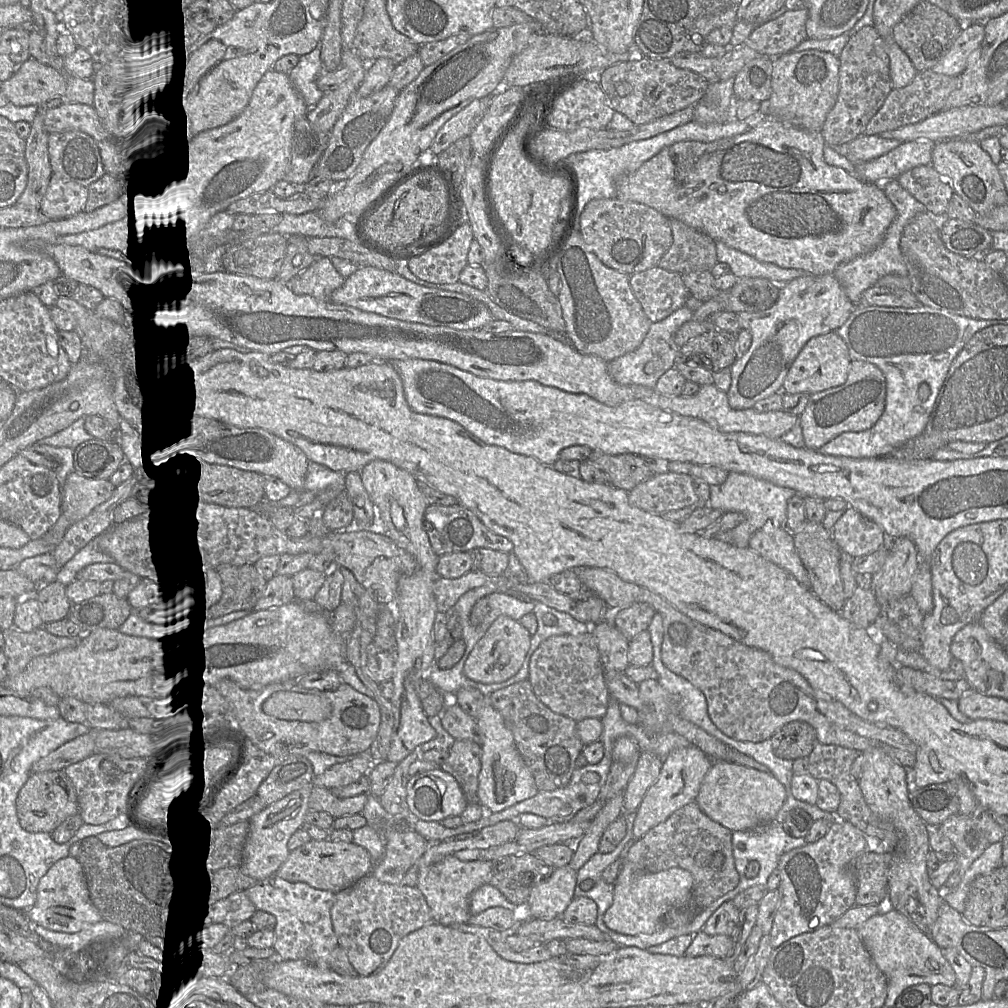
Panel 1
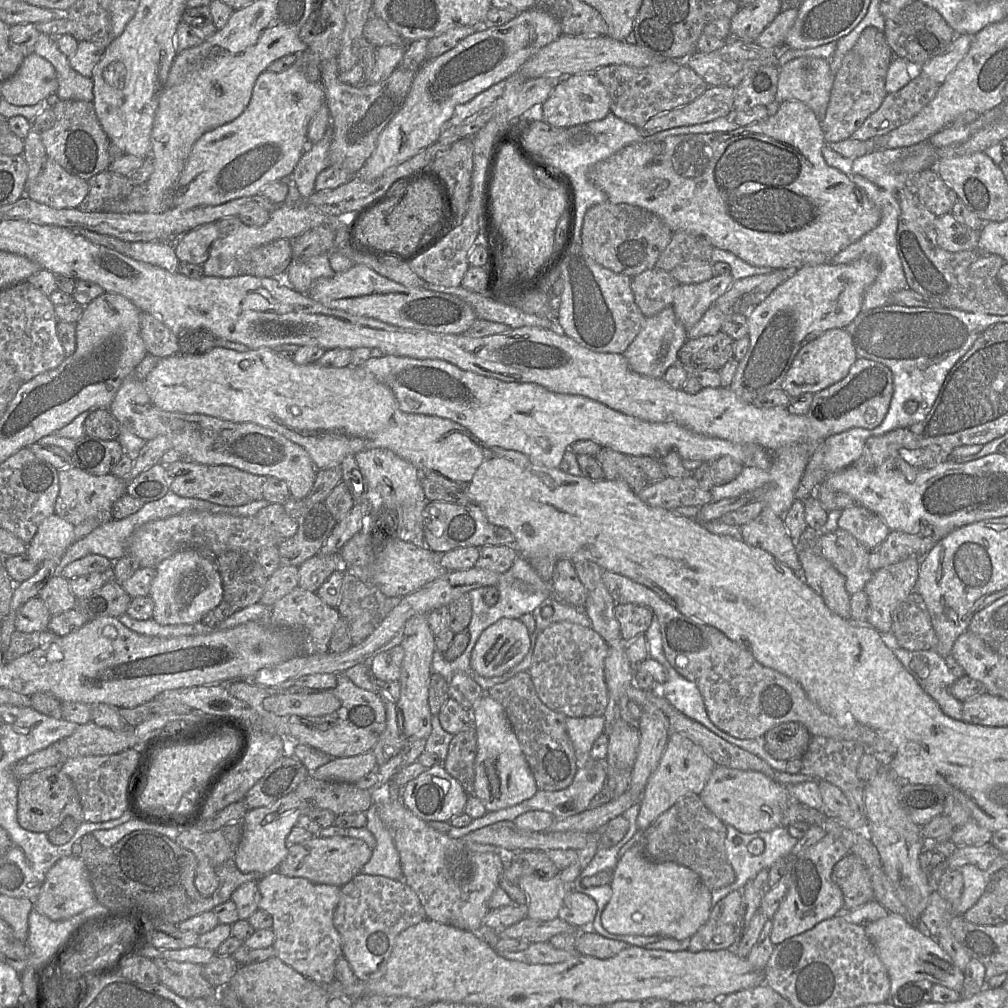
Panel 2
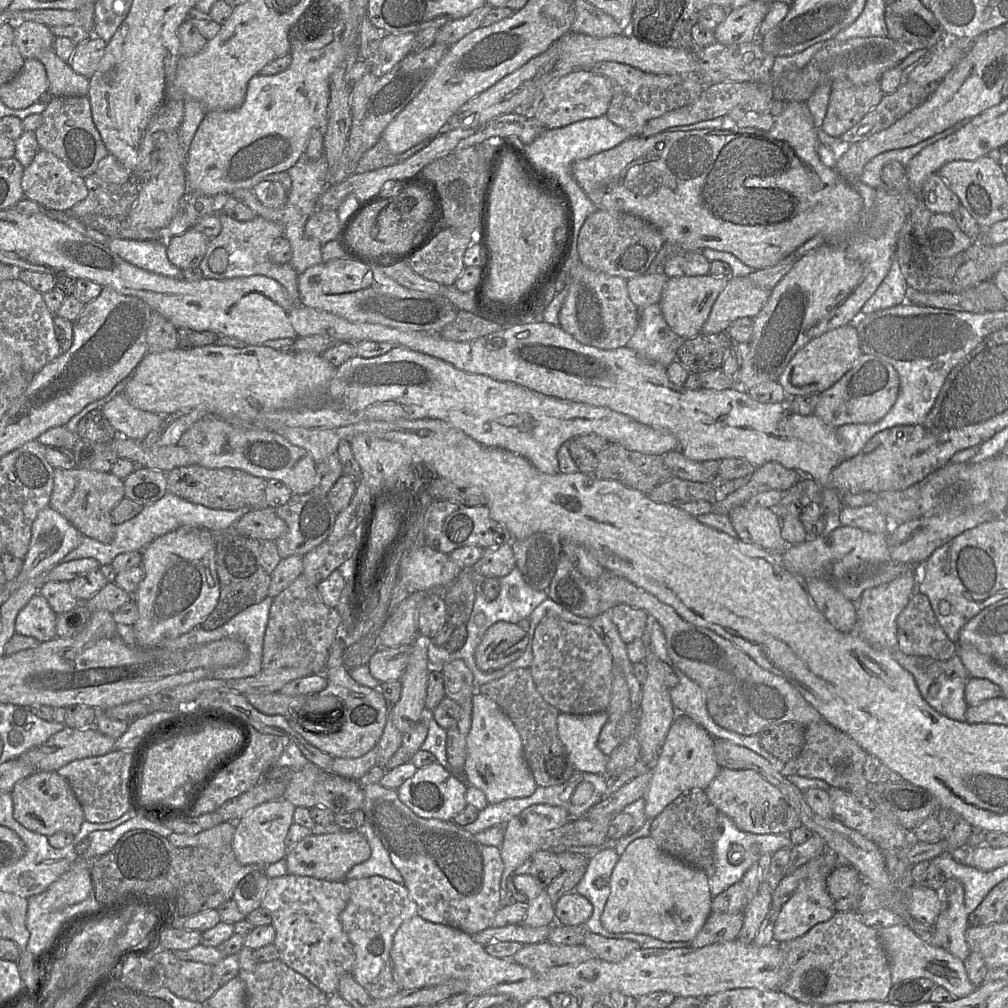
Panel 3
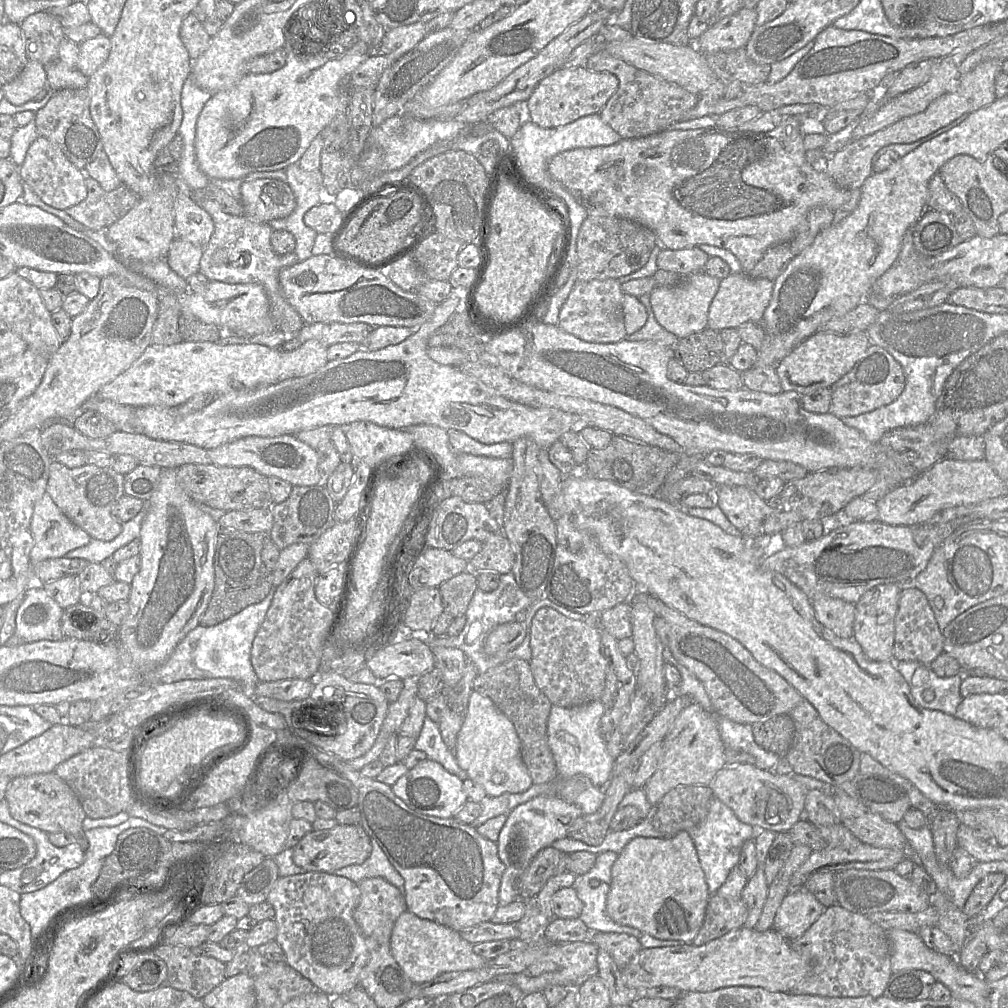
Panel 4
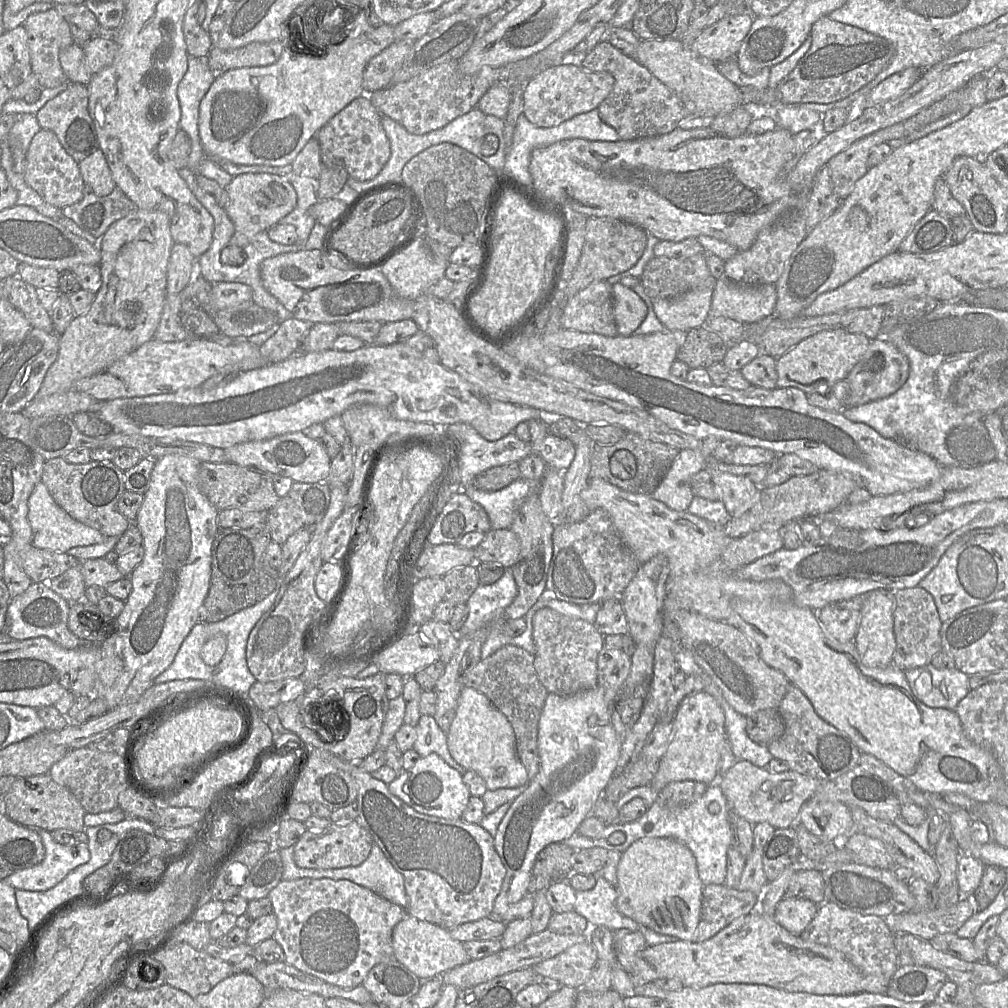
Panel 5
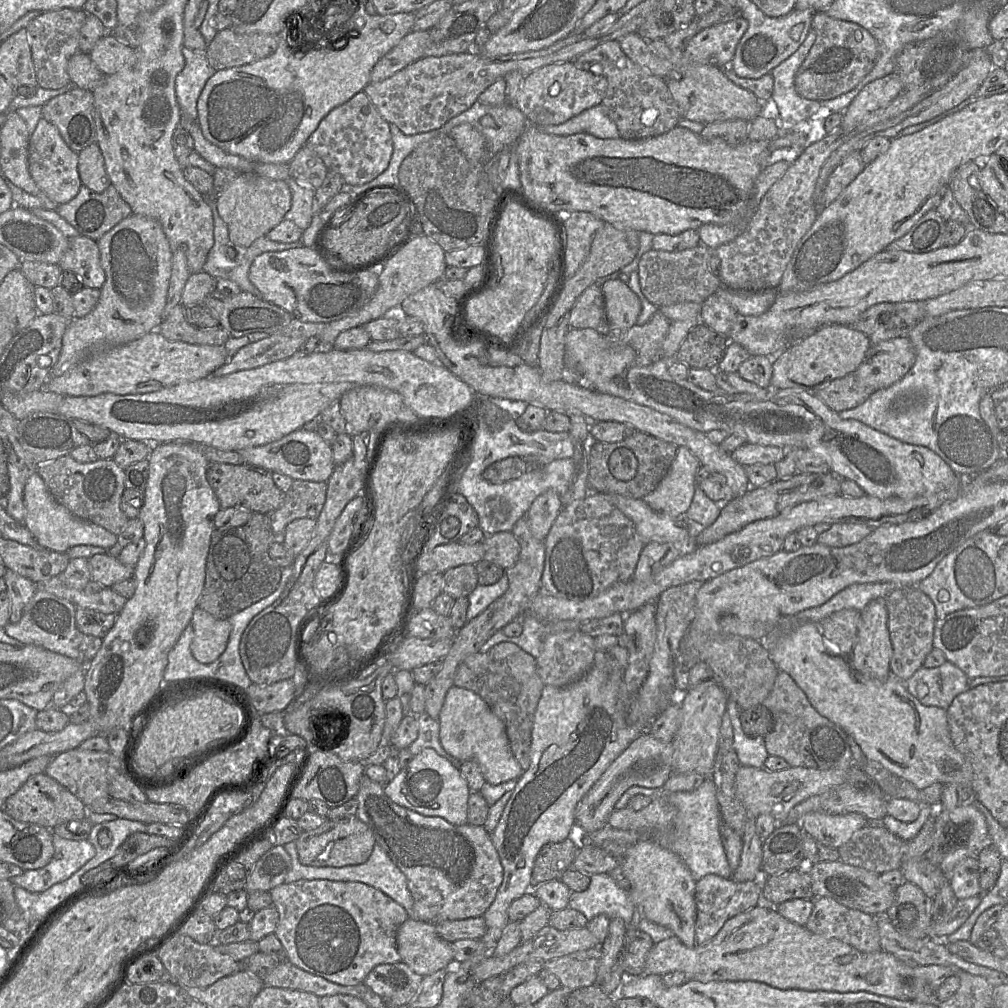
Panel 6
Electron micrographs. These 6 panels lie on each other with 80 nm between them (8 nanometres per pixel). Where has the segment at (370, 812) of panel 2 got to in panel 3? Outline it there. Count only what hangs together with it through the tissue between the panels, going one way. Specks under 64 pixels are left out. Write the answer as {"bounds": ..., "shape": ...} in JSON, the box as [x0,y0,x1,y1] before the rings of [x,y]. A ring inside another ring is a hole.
{"bounds":[345,821,404,885],"shape":[[[365,821],[357,830],[367,839],[371,848],[371,856],[365,862],[351,868],[345,876],[345,880],[380,876],[404,885],[404,878],[393,865],[388,851],[383,846],[381,840],[375,835],[370,824]]]}

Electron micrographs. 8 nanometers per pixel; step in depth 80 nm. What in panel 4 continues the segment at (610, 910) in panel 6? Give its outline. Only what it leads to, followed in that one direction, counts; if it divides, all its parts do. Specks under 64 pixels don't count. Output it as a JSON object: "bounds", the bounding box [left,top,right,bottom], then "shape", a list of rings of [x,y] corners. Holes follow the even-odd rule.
{"bounds":[572,873,642,939],"shape":[[[585,873],[577,876],[572,887],[583,902],[579,918],[591,932],[627,933],[640,939],[642,936],[640,930],[618,924],[608,917],[606,913],[606,899],[610,890],[608,883],[601,881],[598,887],[592,888],[588,884],[588,875]]]}

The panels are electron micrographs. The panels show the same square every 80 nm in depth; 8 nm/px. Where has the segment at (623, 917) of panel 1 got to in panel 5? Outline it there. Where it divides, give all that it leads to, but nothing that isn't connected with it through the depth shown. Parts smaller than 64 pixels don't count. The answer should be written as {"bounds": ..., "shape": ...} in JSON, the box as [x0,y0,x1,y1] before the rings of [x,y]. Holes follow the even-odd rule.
{"bounds":[616,838,703,941],"shape":[[[642,838],[622,853],[617,865],[616,908],[659,934],[693,941],[703,887],[696,859],[685,844],[672,838]]]}

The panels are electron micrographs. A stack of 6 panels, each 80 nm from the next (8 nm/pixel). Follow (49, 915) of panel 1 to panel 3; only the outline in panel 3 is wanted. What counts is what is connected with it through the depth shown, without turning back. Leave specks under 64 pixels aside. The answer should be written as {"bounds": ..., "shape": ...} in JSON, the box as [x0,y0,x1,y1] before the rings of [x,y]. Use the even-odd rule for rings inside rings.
{"bounds":[41,856,92,910],"shape":[[[78,856],[71,868],[44,891],[41,906],[46,910],[63,909],[84,901],[92,891],[89,862]]]}

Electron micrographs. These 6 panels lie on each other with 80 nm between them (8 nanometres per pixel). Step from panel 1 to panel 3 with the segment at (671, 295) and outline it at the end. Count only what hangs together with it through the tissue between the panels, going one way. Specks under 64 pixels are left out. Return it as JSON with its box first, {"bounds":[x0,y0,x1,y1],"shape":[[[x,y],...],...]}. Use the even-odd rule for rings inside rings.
{"bounds":[627,271,668,309],"shape":[[[662,271],[627,280],[630,300],[639,309],[659,303],[667,280],[668,277]]]}

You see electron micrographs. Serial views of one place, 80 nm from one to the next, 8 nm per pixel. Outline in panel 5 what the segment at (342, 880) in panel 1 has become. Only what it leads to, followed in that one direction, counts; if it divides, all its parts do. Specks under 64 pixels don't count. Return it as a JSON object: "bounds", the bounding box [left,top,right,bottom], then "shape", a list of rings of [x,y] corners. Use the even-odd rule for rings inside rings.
{"bounds":[294,820,374,869],"shape":[[[357,820],[350,823],[331,823],[323,830],[306,830],[295,843],[294,861],[301,868],[334,869],[362,864],[370,855],[374,840]]]}

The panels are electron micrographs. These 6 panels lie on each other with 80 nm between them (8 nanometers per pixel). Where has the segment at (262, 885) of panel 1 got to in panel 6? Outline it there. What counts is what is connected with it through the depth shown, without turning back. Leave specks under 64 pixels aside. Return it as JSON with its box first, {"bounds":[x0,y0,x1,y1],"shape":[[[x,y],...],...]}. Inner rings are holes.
{"bounds":[270,879,408,986],"shape":[[[301,879],[282,883],[270,891],[272,902],[279,914],[275,935],[283,945],[287,961],[342,986],[364,982],[371,970],[380,964],[401,962],[396,944],[399,926],[408,919],[406,910],[380,890],[353,881]]]}

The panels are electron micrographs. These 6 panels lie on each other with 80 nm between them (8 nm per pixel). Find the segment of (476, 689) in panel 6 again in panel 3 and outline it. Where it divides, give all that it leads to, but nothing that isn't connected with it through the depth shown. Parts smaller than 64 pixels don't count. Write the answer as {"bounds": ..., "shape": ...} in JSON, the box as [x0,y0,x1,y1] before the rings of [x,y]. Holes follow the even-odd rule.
{"bounds":[477,668,575,786],"shape":[[[529,668],[512,670],[500,679],[478,686],[477,692],[495,701],[513,722],[521,737],[524,756],[537,786],[561,785],[571,778],[575,769],[558,737],[557,718],[560,711],[539,694]]]}

